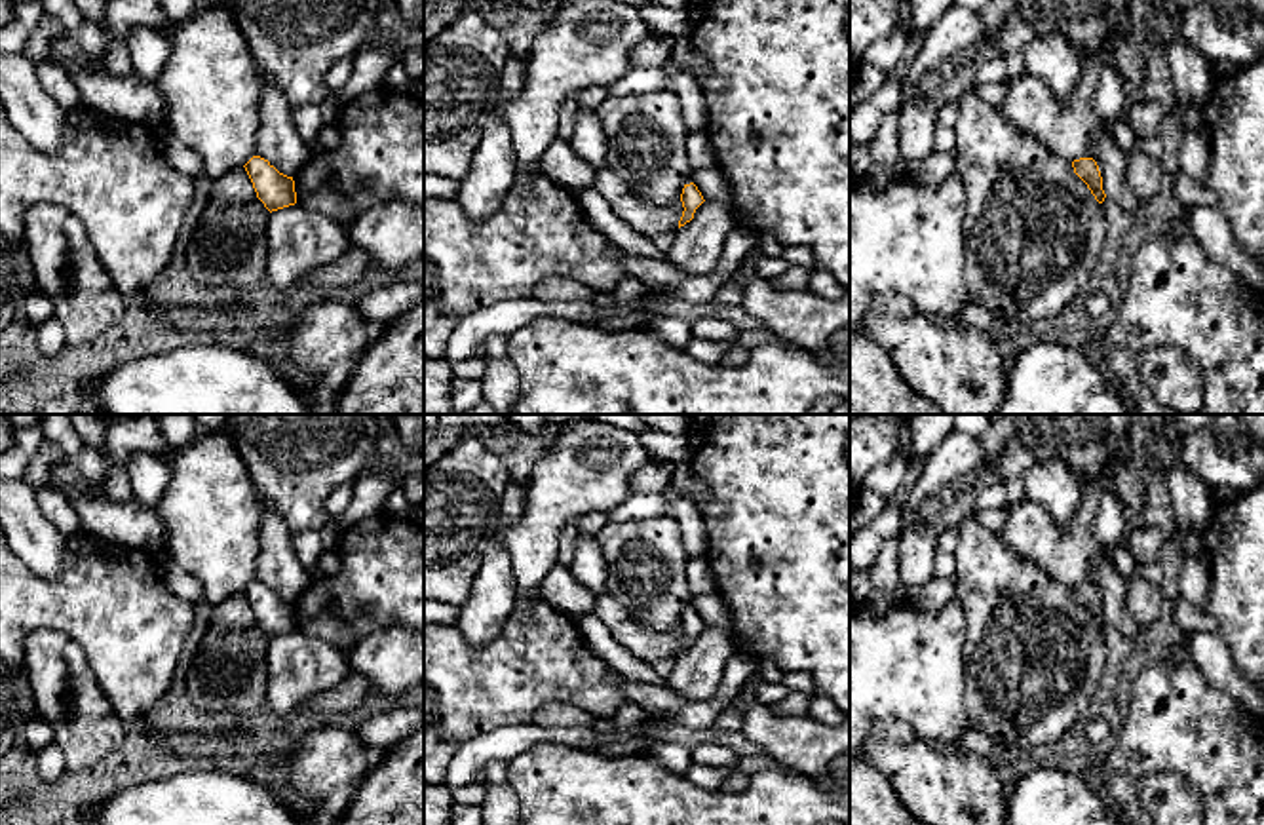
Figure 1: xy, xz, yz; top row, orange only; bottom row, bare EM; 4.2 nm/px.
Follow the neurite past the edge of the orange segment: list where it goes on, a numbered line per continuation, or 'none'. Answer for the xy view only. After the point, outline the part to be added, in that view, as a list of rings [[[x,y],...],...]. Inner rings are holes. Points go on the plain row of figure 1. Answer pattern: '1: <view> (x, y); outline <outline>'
none

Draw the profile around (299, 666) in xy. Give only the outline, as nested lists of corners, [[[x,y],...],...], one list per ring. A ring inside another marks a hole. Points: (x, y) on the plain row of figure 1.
[[[298,629],[272,637],[266,700],[274,713],[295,717],[300,701],[335,688],[348,675],[348,658]]]

